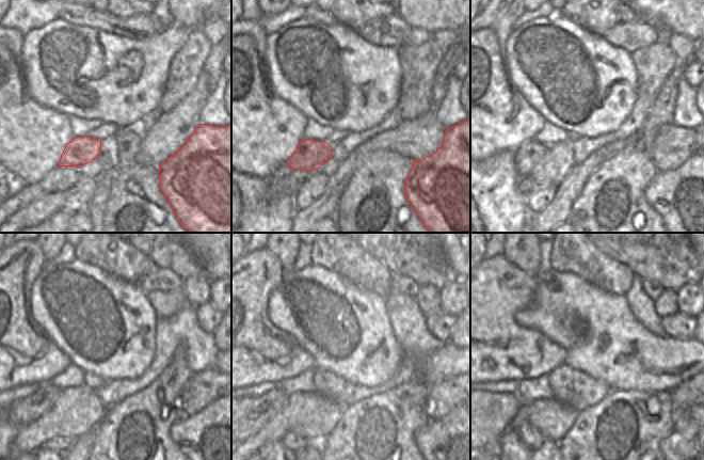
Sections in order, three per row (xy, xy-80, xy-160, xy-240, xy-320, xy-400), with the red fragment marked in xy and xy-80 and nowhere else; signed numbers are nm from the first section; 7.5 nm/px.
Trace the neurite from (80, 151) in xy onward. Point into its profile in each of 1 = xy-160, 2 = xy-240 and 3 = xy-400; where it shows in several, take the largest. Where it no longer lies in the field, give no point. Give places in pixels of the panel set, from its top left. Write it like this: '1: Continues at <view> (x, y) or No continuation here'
1: Continues at xy-160 (525, 158)
2: Continues at xy-240 (26, 411)
3: Continues at xy-400 (492, 413)

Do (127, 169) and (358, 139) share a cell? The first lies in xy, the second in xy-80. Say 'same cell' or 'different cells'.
different cells

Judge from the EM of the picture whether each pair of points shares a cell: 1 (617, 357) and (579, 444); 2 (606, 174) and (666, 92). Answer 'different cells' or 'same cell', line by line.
1: different cells
2: same cell

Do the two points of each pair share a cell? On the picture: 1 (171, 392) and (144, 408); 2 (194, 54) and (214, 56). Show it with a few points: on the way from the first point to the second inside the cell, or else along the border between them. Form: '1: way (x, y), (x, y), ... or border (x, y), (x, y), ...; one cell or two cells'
1: way (162, 384), (156, 387), (153, 399); one cell
2: border (212, 45), (203, 69); two cells

